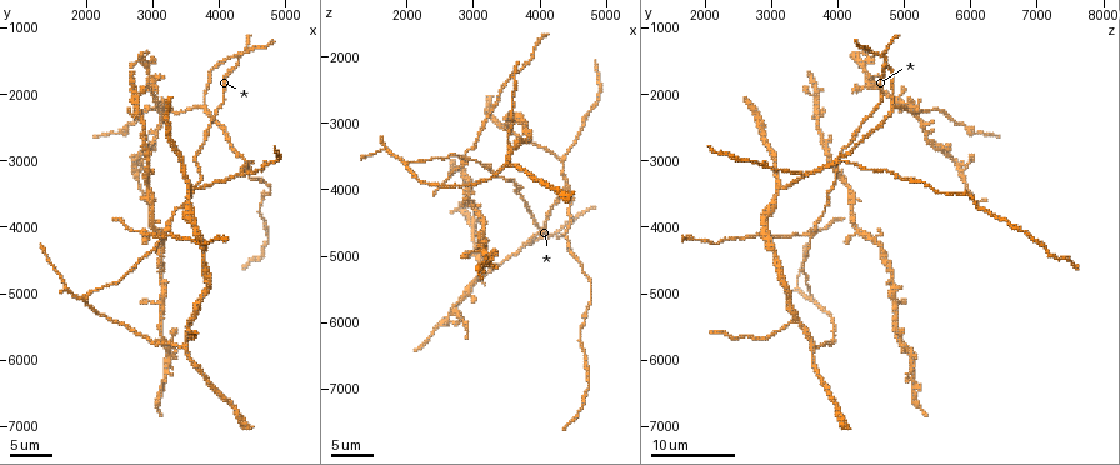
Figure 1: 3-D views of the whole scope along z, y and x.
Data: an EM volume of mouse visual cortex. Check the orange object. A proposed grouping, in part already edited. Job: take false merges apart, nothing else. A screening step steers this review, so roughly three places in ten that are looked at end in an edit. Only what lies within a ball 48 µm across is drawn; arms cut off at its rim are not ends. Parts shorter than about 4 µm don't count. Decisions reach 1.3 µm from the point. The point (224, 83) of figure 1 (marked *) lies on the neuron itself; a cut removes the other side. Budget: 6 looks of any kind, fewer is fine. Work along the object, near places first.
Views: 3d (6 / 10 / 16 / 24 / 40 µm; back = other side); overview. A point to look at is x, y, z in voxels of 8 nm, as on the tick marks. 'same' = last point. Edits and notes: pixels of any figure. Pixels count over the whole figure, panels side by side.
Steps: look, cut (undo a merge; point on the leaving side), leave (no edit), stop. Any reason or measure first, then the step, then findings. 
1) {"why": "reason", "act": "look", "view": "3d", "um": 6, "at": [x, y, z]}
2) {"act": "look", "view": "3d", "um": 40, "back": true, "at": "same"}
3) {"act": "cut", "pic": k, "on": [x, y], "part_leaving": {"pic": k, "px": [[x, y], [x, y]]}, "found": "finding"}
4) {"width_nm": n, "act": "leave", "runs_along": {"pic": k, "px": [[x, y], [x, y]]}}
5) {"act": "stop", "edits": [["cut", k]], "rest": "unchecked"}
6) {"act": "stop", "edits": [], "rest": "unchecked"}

{"why": "arms part here", "act": "look", "view": "3d", "um": 16, "at": [3750, 2150, 4850]}

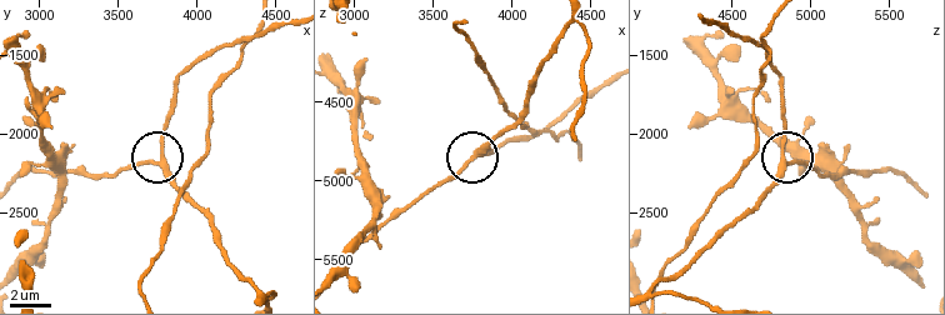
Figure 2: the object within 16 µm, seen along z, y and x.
{"act": "look", "view": "3d", "um": 6, "at": [3760, 2200, 4840]}

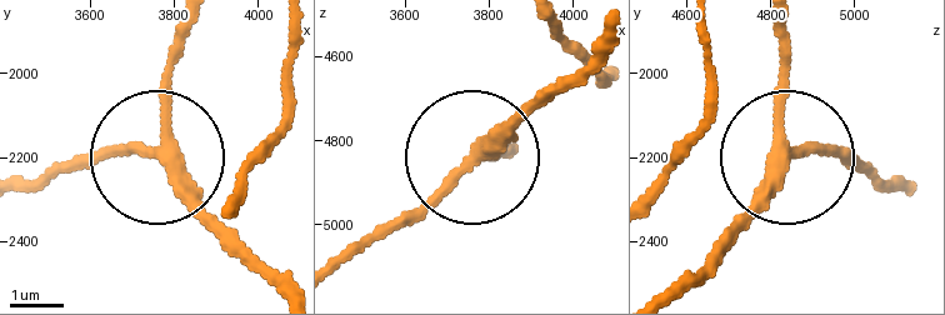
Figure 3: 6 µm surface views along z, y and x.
{"arms": 3, "act": "leave", "runs_along": {"pic": 3, "px": [[193, 24], [156, 154], [63, 168]]}, "found": "continuous, no second neuron"}

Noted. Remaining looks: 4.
{"act": "look", "view": "3d", "um": 24, "at": [3500, 3400, 3100]}

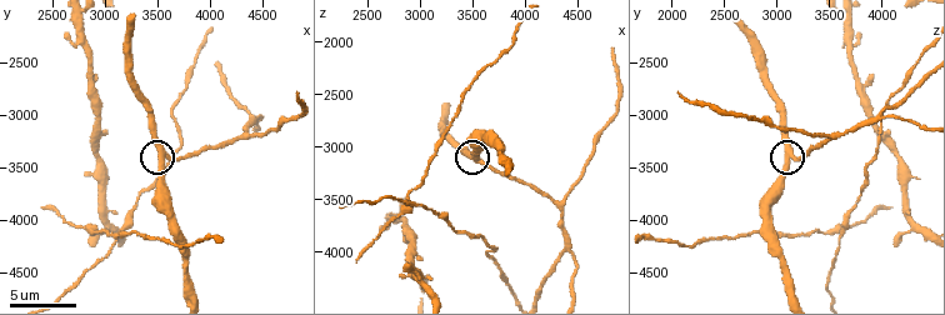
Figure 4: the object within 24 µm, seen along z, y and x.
{"act": "look", "view": "3d", "um": 10, "at": [3520, 3420, 3080]}

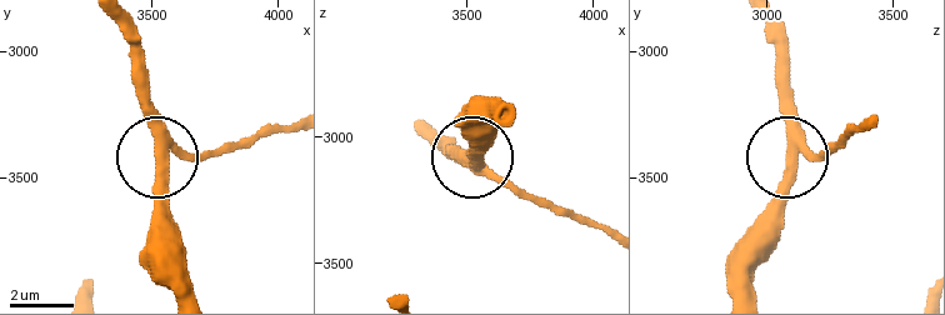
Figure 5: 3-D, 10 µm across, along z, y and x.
{"arms": 3, "act": "leave", "found": "one neuron here"}

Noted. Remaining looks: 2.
{"why": "side arm on a straight run", "act": "look", "view": "3d", "um": 10, "at": [4420, 3020, 4000]}

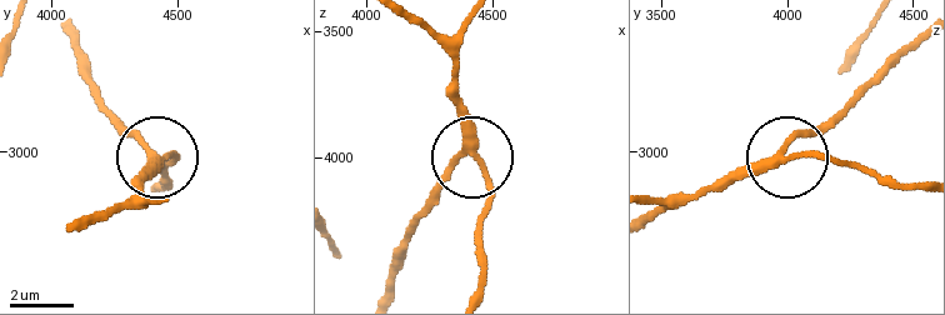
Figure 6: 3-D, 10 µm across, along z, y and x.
{"act": "leave", "runs_along": {"pic": 6, "px": [[389, 286], [394, 246], [464, 158], [488, 190], [480, 228]]}, "found": "continuous, no second neuron"}

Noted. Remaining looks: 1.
{"act": "stop", "edits": [], "rest": "unchecked"}

